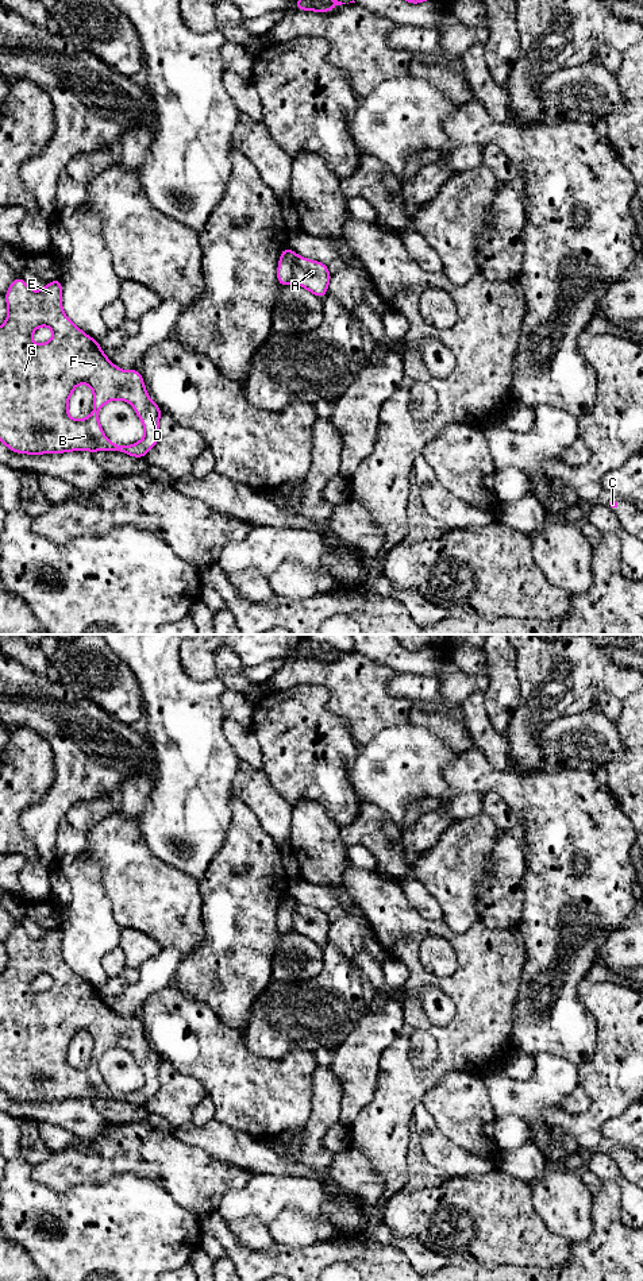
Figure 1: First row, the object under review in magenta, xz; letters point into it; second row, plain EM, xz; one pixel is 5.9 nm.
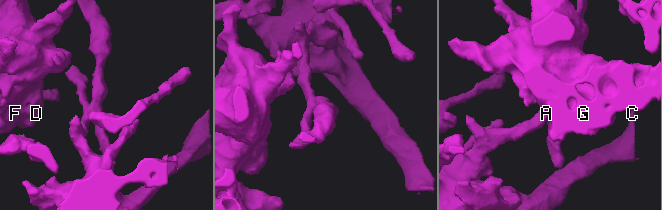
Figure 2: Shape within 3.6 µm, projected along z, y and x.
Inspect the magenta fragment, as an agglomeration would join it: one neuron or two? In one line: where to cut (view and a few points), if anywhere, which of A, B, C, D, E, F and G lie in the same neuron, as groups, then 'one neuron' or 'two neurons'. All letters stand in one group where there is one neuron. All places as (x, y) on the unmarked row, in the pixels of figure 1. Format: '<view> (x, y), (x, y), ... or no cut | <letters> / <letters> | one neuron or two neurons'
xz (296, 903), (292, 911), (292, 929) | A / B C D E F G | two neurons

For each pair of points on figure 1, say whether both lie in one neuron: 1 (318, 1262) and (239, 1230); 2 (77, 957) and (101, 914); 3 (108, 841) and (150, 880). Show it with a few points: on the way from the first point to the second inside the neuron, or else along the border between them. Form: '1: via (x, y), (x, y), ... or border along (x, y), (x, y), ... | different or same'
1: border along (241, 1243), (254, 1249), (268, 1249), (274, 1243) | different
2: via (84, 946), (91, 925) | same
3: via (119, 849), (139, 869) | same

